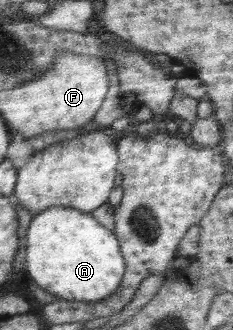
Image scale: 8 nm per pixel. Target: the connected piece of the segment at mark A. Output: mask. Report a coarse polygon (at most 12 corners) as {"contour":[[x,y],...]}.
{"contour":[[53,207],[26,229],[26,276],[60,299],[124,281],[120,242]]}

